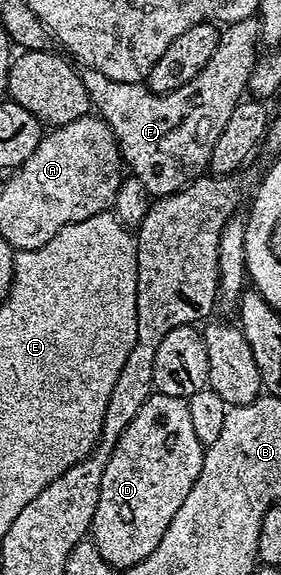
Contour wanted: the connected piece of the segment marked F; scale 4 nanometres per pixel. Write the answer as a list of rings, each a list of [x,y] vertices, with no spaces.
[[[253,17],[227,24],[220,32],[218,49],[214,49],[213,56],[206,63],[206,69],[202,69],[202,73],[198,73],[194,81],[182,85],[182,89],[174,89],[165,95],[156,94],[143,82],[114,81],[106,77],[106,73],[98,73],[98,69],[84,67],[80,71],[95,114],[103,119],[116,135],[127,170],[135,179],[142,181],[149,196],[173,195],[174,192],[189,187],[195,179],[201,178],[208,171],[208,162],[214,153],[218,137],[222,137],[222,129],[226,129],[226,121],[230,121],[234,109],[248,91],[252,70],[262,51],[261,43],[259,18]]]

